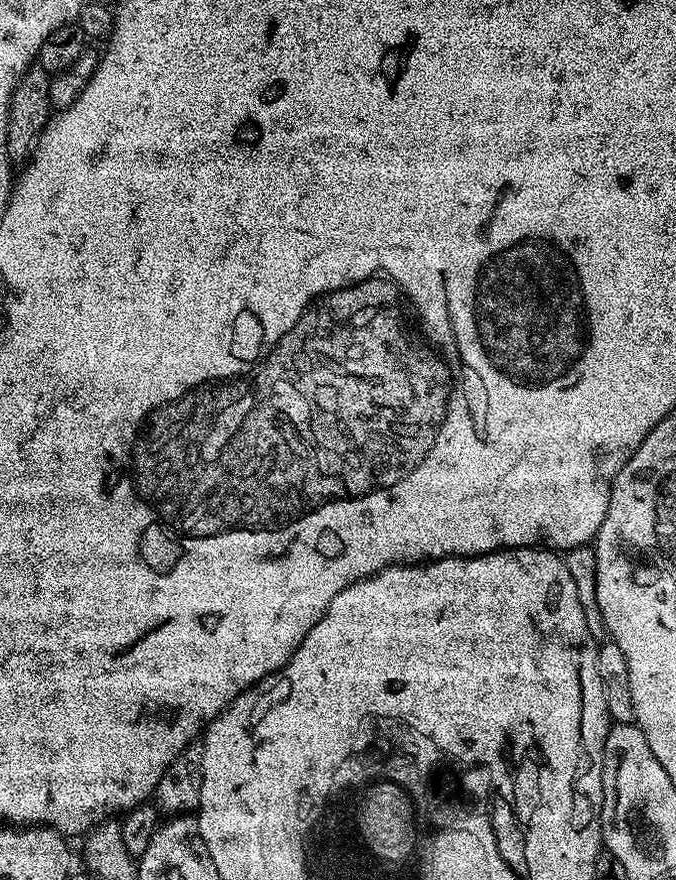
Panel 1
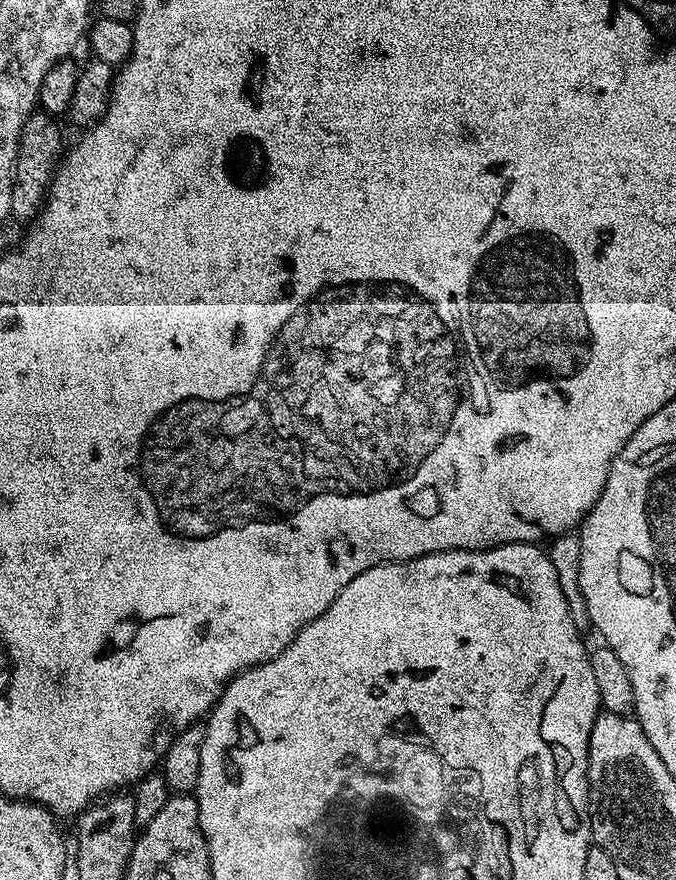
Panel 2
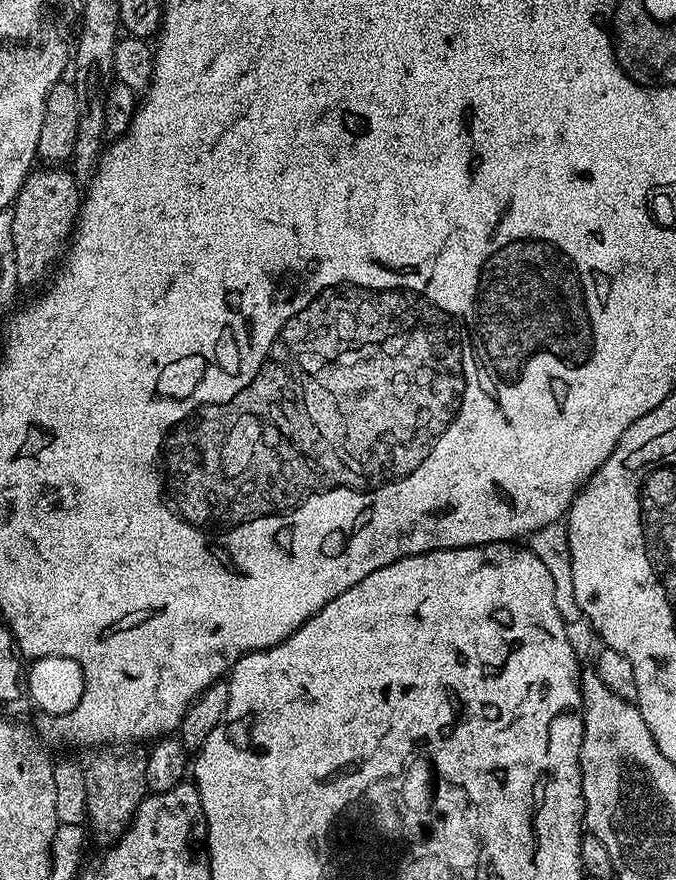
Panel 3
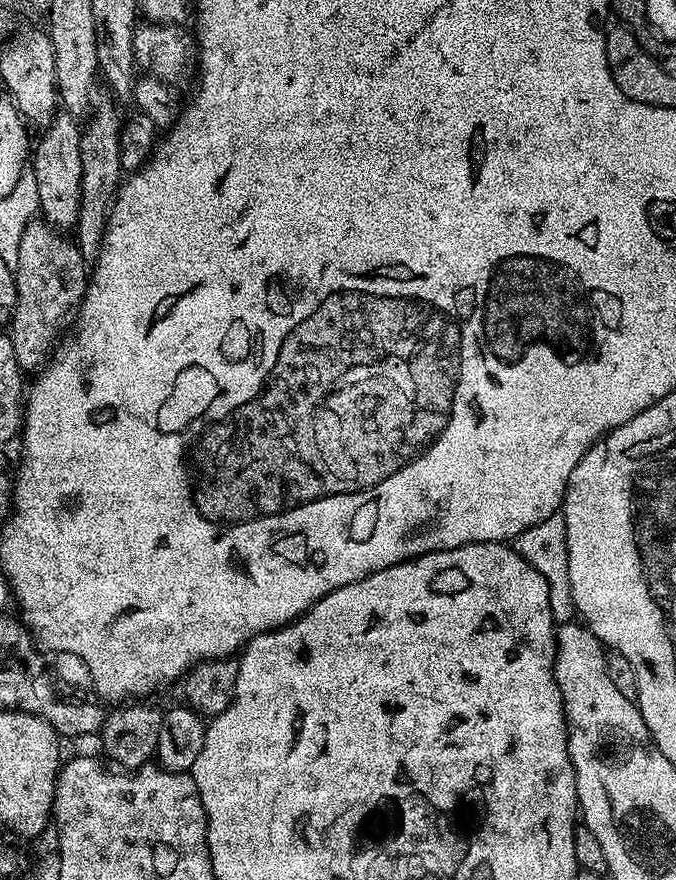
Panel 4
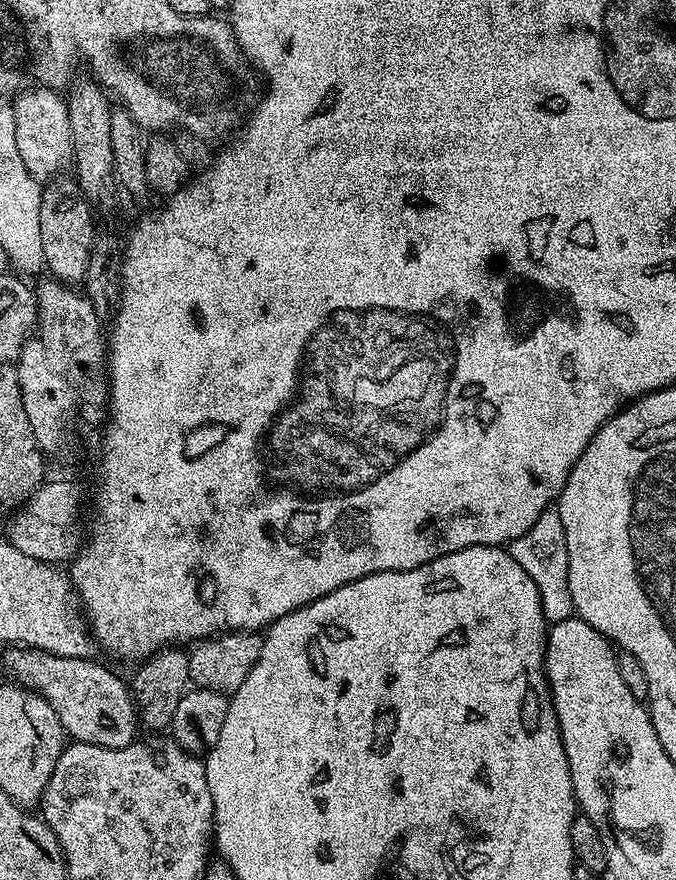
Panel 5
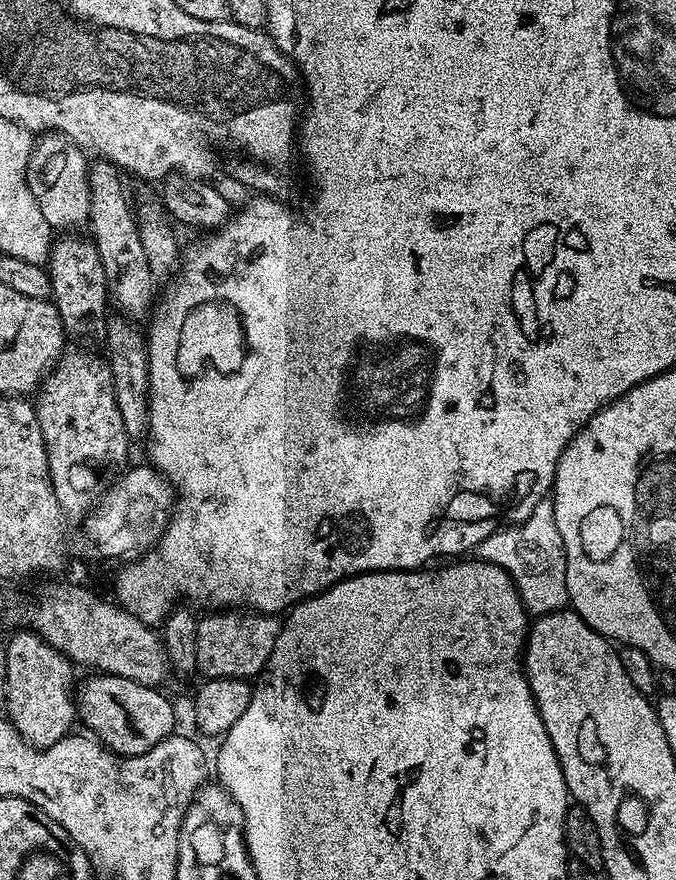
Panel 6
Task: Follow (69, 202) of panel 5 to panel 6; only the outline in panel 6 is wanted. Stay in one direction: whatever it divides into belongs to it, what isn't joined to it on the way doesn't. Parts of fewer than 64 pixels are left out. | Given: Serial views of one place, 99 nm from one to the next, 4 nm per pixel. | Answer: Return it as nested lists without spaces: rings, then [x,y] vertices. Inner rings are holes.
[[[64,234],[55,241],[52,251],[48,253],[48,277],[52,283],[51,301],[56,305],[58,314],[64,323],[65,333],[69,337],[77,336],[80,340],[96,340],[105,335],[106,321],[110,315],[110,310],[106,308],[110,304],[108,294],[108,279],[102,266],[102,258],[98,258],[98,250],[91,239],[80,237],[80,234]]]

